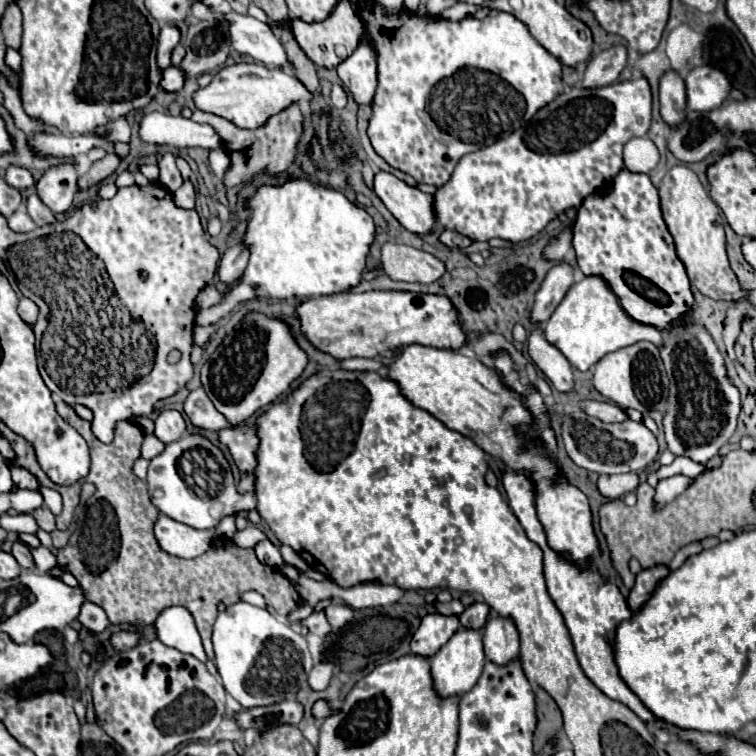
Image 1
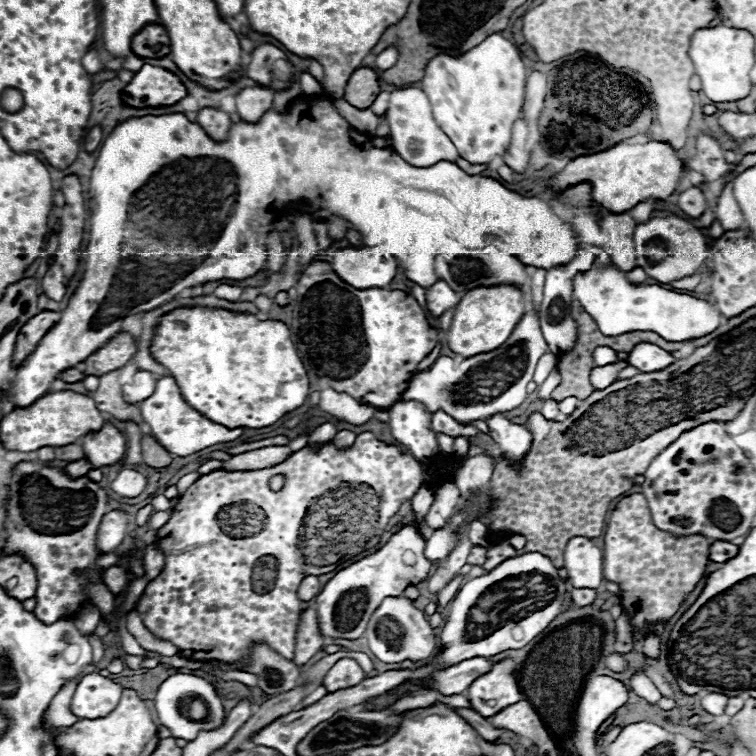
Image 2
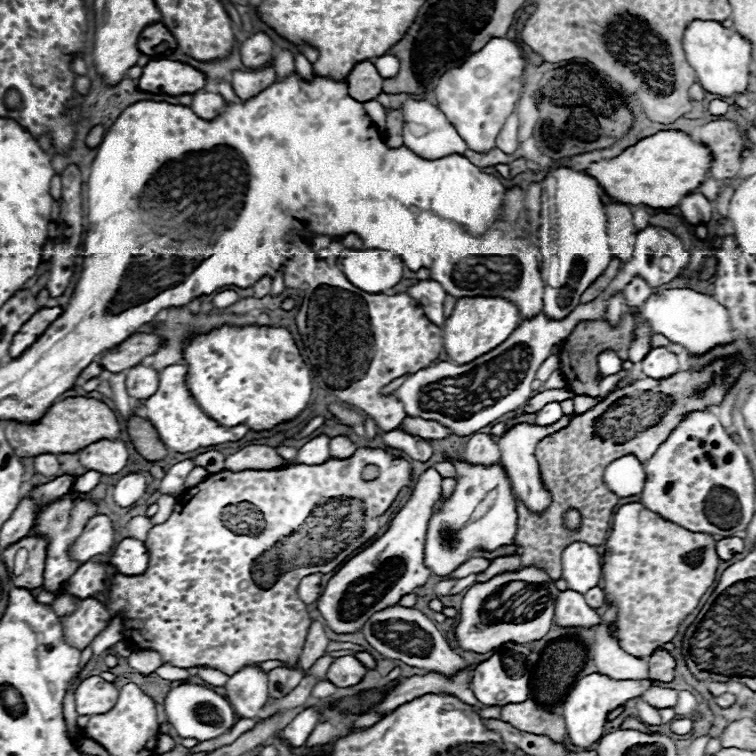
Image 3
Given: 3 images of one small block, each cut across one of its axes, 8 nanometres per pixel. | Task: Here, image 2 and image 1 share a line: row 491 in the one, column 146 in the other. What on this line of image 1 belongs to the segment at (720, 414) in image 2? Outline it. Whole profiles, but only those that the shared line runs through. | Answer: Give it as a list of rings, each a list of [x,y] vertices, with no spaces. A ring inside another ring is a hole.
[[[58,402],[56,410],[88,442],[92,466],[84,482],[96,484],[96,494],[88,500],[88,520],[76,526],[68,546],[58,550],[56,560],[64,572],[70,572],[78,580],[86,600],[98,604],[106,612],[110,624],[146,628],[156,620],[160,610],[180,604],[192,612],[208,660],[212,660],[214,651],[210,636],[218,616],[218,602],[230,606],[238,602],[242,592],[256,590],[282,618],[288,618],[288,614],[300,606],[300,594],[296,592],[294,584],[278,568],[268,568],[262,564],[252,548],[240,548],[234,542],[224,540],[192,560],[164,552],[152,532],[152,526],[158,518],[158,508],[152,504],[146,484],[136,480],[136,474],[132,472],[132,464],[140,458],[140,446],[144,440],[142,428],[130,420],[120,422],[116,424],[114,442],[102,444],[92,434],[90,422],[78,418],[72,406]]]

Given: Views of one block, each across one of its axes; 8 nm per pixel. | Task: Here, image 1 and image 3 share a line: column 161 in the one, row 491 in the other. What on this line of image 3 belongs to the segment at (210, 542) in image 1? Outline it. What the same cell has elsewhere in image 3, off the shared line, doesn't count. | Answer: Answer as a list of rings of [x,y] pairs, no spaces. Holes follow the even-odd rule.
[[[564,416],[562,420],[558,420],[556,424],[552,424],[552,426],[548,426],[548,428],[540,428],[540,426],[532,426],[532,424],[514,424],[514,426],[510,426],[510,428],[498,438],[498,444],[500,444],[500,460],[502,460],[502,464],[504,464],[504,470],[508,472],[508,478],[512,480],[512,490],[514,490],[514,494],[518,494],[520,500],[522,500],[530,510],[534,510],[534,512],[542,512],[542,510],[548,508],[548,504],[550,504],[550,494],[548,494],[548,490],[542,486],[538,462],[536,462],[536,456],[534,456],[536,444],[538,444],[544,436],[548,436],[548,434],[552,434],[552,432],[564,428],[564,426],[570,422],[570,418],[572,418],[572,416]]]

